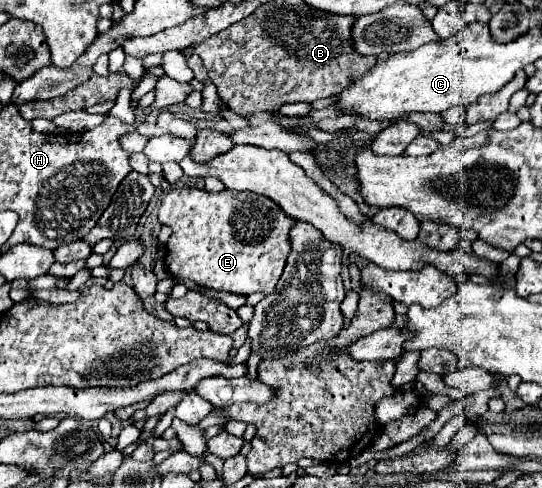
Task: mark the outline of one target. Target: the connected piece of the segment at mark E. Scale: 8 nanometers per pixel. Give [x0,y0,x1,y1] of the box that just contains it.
[159,189,293,295]

